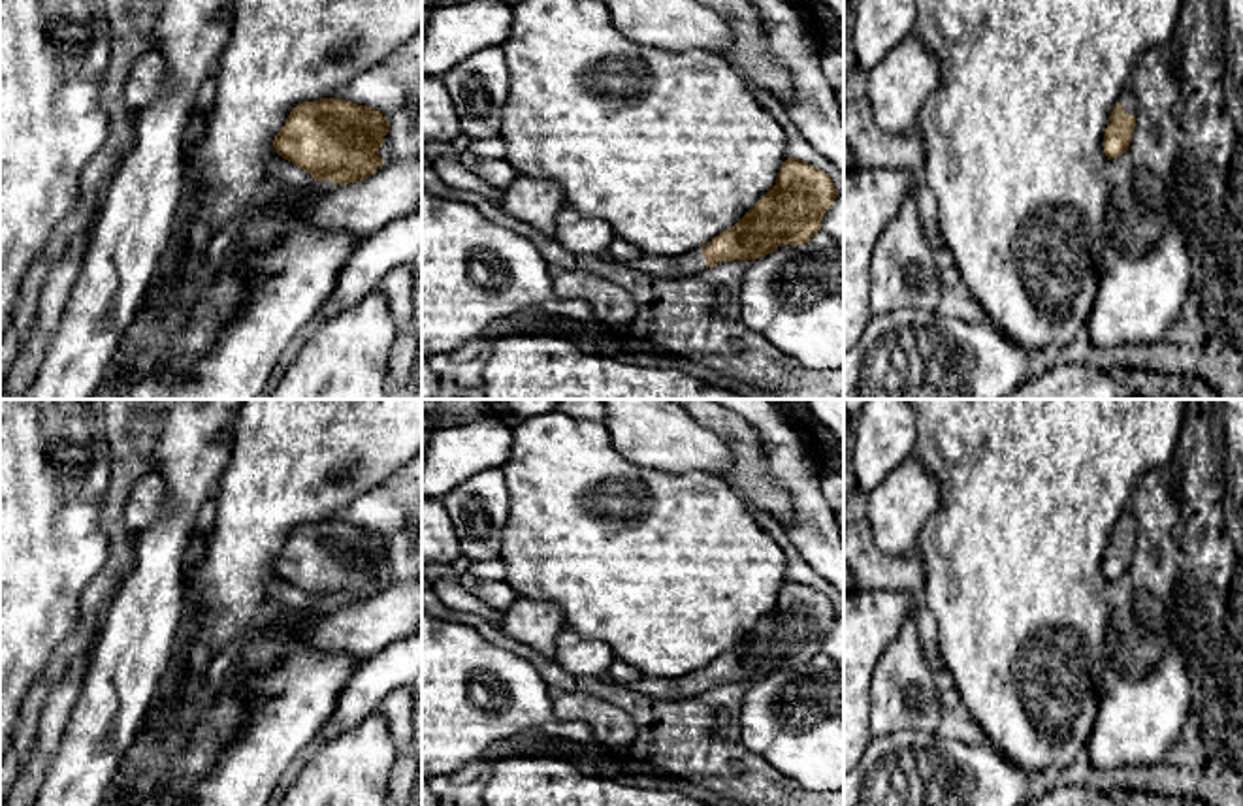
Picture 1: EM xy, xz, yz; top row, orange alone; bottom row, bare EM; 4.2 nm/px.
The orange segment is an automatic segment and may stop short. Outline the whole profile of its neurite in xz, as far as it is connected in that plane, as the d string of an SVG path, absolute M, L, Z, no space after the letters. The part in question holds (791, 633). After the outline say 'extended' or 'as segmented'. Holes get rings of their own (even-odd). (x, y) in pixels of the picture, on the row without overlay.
M787 580L776 606L729 652L686 676L646 678L627 687L655 699L676 701L702 695L721 684L755 682L782 667L804 667L821 653L821 644L838 614L831 599L800 580Z | extended

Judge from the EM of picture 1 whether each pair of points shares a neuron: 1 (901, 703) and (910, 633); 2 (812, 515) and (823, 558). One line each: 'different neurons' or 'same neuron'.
1: same neuron
2: same neuron

